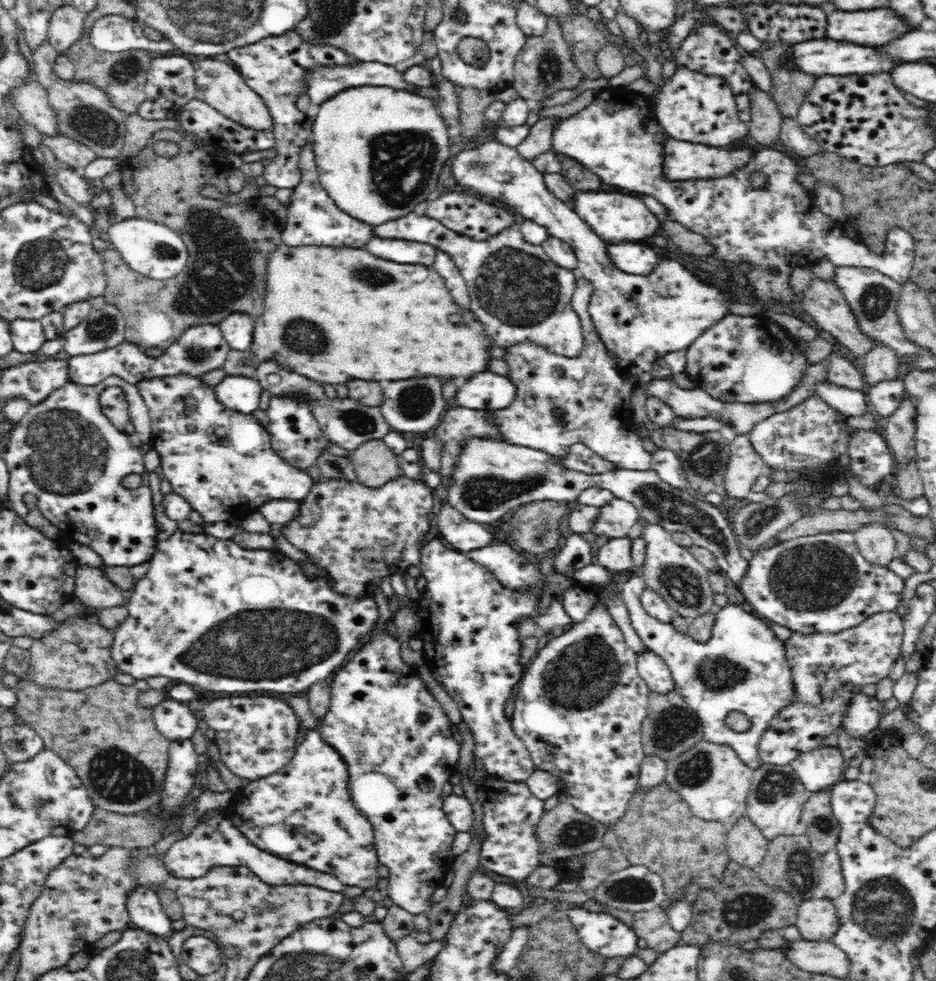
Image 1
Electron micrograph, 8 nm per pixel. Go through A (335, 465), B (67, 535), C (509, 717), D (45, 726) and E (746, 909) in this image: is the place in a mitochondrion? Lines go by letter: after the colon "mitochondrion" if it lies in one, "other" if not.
A: other
B: other
C: other
D: other
E: mitochondrion

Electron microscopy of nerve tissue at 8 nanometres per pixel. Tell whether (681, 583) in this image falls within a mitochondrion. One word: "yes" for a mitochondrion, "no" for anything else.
yes

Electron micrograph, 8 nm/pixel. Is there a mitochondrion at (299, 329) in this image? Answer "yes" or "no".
yes

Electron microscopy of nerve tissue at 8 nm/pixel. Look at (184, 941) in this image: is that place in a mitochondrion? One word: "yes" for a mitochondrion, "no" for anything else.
no

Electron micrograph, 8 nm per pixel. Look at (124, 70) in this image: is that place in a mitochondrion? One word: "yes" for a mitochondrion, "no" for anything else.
yes

